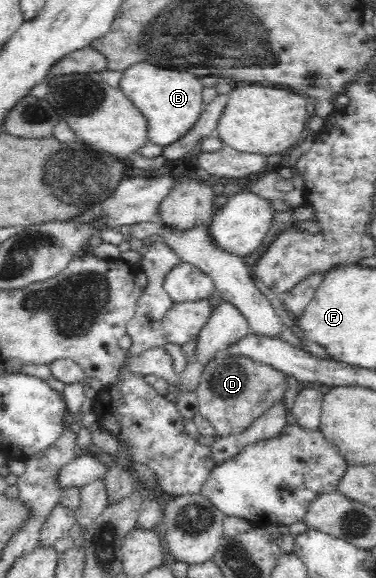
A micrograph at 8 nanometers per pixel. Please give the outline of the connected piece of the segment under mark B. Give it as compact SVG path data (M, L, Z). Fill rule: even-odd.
M140 61L123 70L118 87L145 117L147 141L162 147L178 141L190 131L196 124L201 105L204 103L201 97L204 86L199 77L177 69L162 68L146 61Z

